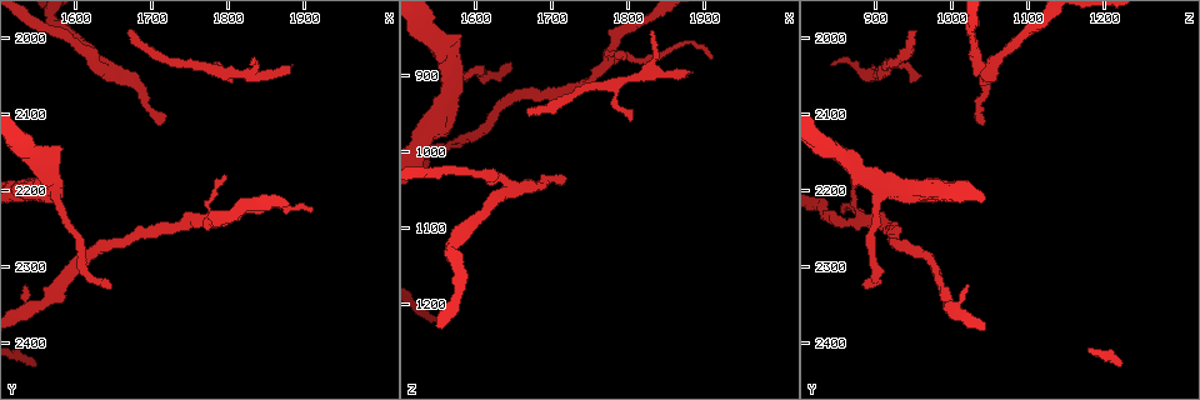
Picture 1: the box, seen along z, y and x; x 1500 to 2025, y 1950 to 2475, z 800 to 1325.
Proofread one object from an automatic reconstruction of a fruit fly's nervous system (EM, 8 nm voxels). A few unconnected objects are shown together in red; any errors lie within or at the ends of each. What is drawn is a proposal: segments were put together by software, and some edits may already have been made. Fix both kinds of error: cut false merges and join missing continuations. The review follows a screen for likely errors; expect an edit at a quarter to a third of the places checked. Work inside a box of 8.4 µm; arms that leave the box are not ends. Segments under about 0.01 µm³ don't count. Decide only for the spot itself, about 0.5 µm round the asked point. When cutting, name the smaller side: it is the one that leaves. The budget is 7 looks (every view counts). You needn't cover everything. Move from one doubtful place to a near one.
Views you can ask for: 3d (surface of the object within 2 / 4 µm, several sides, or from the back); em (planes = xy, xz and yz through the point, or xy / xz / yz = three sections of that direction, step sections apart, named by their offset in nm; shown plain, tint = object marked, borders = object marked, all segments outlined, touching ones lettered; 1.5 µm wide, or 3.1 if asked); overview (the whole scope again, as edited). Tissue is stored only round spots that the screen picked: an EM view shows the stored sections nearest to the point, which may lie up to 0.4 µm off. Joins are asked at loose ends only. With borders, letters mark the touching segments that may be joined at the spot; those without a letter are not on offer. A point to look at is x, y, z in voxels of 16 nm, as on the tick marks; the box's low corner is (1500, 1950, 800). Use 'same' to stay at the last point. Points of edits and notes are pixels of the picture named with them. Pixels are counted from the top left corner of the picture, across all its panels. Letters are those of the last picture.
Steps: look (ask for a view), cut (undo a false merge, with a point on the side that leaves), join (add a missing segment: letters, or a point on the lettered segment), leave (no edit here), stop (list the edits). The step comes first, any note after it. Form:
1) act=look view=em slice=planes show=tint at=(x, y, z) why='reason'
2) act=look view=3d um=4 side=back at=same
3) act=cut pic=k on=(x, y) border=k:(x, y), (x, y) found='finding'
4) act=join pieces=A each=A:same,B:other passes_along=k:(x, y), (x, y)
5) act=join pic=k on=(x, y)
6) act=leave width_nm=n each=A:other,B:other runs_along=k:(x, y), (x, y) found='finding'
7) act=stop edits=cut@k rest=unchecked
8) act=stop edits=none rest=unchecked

act=look view=em slice=xy step=4 show=borders at=(1650, 2050, 1045) why='branch point'

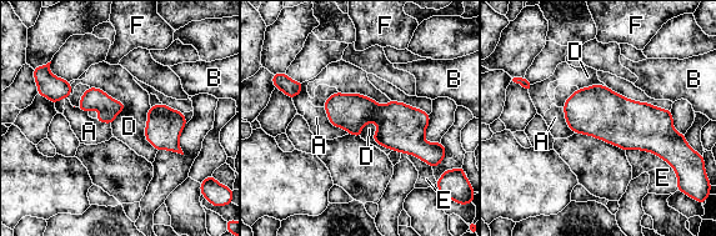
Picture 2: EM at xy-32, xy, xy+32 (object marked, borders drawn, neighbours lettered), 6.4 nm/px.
act=leave width_nm=140 each=A:other,B:other,D:other,E:other,F:other border=2:(89, 85), (125, 106), (111, 124) found='continuous, no second neuron'

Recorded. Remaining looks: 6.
act=look view=em slice=planes show=tint at=(1775, 2240, 880) why='branch point'

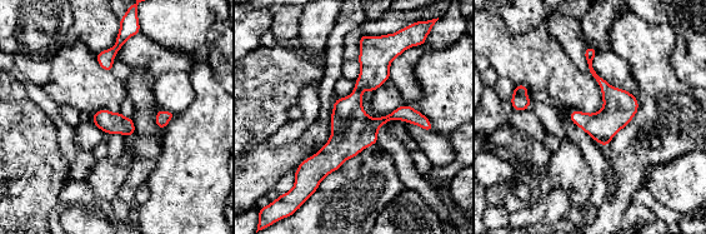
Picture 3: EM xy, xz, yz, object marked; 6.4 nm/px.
act=look view=em slice=planes show=borders at=same

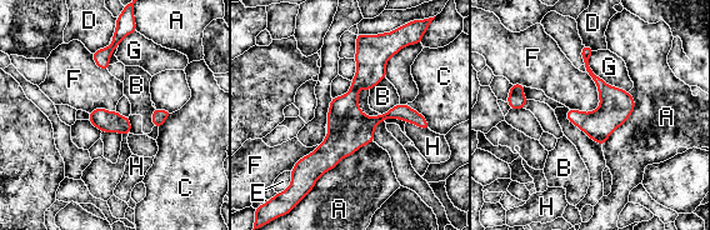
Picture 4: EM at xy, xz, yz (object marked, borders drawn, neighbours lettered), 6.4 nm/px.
act=leave each=A:other,B:other,C:other,D:other,E:other,F:other,G:other,H:other border=4:(585, 73), (599, 99), (590, 113) found='continuous, no second neuron'

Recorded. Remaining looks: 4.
act=look view=3d um=2 at=(1670, 1990, 955) why='tapers out'

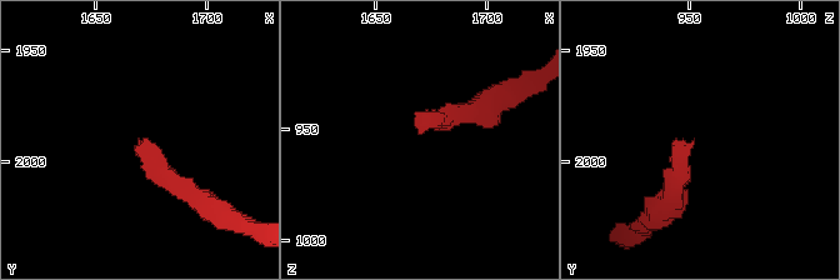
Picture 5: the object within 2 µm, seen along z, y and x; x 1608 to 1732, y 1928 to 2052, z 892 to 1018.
act=look view=em slice=planes show=plain at=(1670, 1990, 952) why='now the EM'

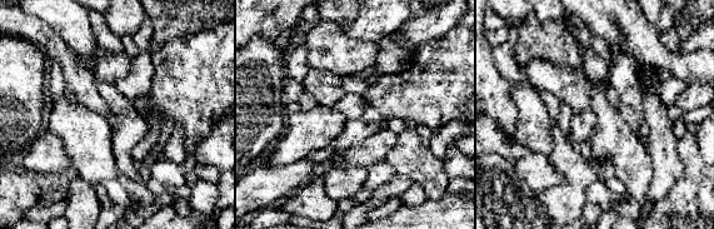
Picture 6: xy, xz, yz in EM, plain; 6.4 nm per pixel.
act=look view=em slice=planes show=borders at=same

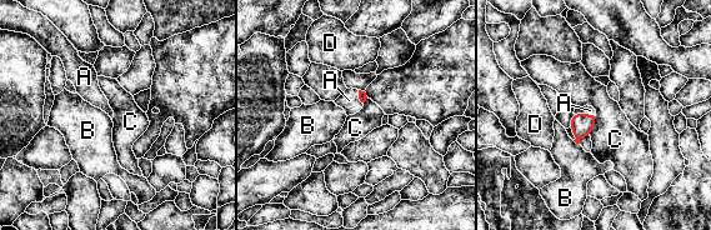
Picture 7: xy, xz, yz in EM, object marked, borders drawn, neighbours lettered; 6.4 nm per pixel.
act=join pieces=A longest_contact=C:150nm each=A:same,B:other,C:other,D:other found='it goes on there'

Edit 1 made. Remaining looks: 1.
act=stop edits=join@7 rest=unchecked

